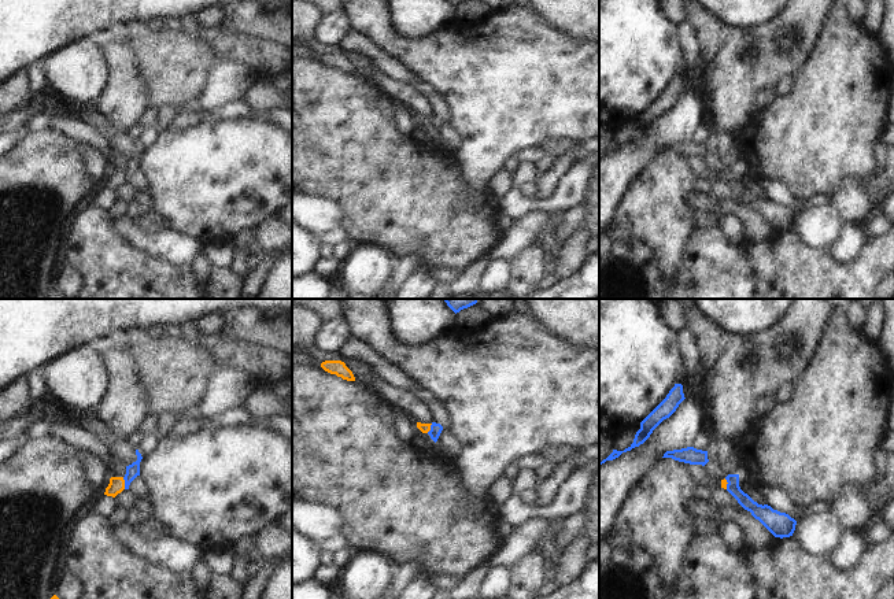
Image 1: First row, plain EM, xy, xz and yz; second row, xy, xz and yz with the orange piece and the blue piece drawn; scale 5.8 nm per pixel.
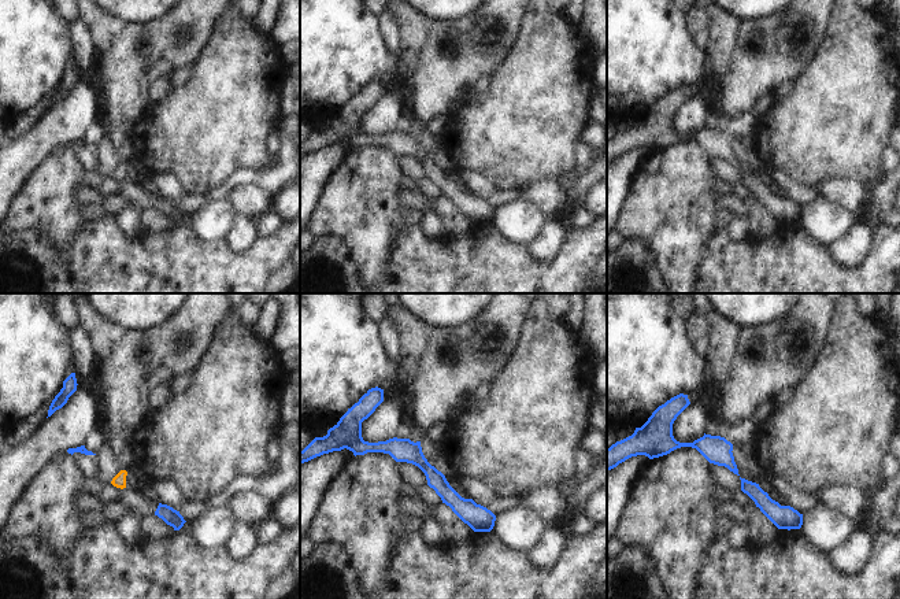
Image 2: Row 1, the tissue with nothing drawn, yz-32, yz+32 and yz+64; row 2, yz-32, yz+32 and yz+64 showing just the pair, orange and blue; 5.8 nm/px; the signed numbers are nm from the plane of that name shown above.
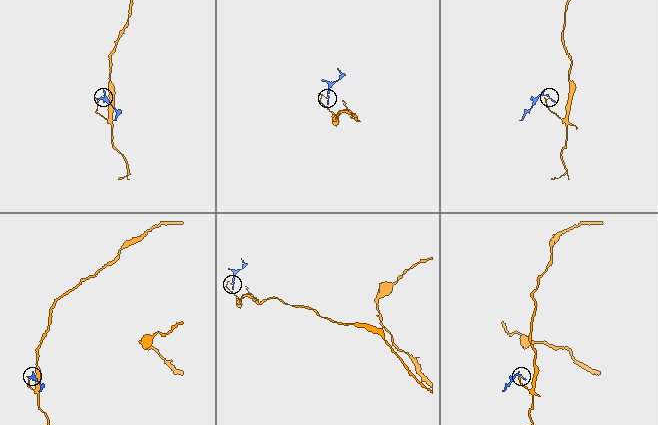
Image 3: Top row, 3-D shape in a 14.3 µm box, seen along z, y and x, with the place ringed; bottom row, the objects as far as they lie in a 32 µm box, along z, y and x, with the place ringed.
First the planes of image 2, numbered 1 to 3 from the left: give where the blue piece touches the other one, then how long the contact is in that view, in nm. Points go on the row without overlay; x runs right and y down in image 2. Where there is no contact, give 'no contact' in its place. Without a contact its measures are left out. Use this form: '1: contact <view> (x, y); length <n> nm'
1: no contact
2: no contact
3: no contact

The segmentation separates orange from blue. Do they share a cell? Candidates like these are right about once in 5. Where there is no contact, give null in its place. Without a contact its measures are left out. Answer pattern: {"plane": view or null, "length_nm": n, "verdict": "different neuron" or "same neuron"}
{"plane": "xy", "length_nm": 70, "verdict": "different neuron"}

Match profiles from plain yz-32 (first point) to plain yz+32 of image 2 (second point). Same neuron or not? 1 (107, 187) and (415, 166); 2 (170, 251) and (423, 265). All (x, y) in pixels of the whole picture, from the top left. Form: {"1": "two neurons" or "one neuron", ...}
{"1": "two neurons", "2": "one neuron"}

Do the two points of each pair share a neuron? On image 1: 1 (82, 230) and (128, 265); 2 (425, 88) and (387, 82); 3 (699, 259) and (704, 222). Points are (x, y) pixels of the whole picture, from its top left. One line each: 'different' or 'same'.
1: same
2: different
3: different

